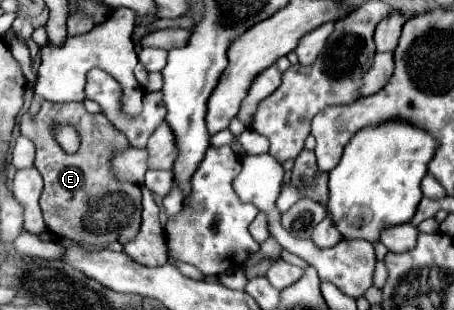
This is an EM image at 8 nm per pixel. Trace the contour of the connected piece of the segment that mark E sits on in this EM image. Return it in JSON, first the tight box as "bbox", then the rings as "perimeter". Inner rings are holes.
{"bbox":[19,102,141,246],"perimeter":[[[71,102],[63,106],[43,104],[37,116],[31,118],[29,114],[25,114],[19,126],[21,126],[21,134],[29,138],[37,148],[35,168],[41,172],[43,182],[45,182],[45,188],[41,194],[41,210],[43,210],[43,220],[47,224],[47,230],[51,230],[59,238],[69,238],[69,240],[91,244],[91,246],[111,244],[111,242],[125,244],[137,234],[137,228],[141,226],[141,188],[137,184],[115,178],[113,168],[111,168],[111,158],[117,152],[123,152],[129,148],[129,140],[125,138],[121,130],[117,130],[103,114],[89,114],[81,102],[77,104]],[[53,124],[77,124],[79,126],[83,134],[83,142],[75,154],[67,154],[61,150],[59,144],[55,144],[53,134],[51,134]]]}

